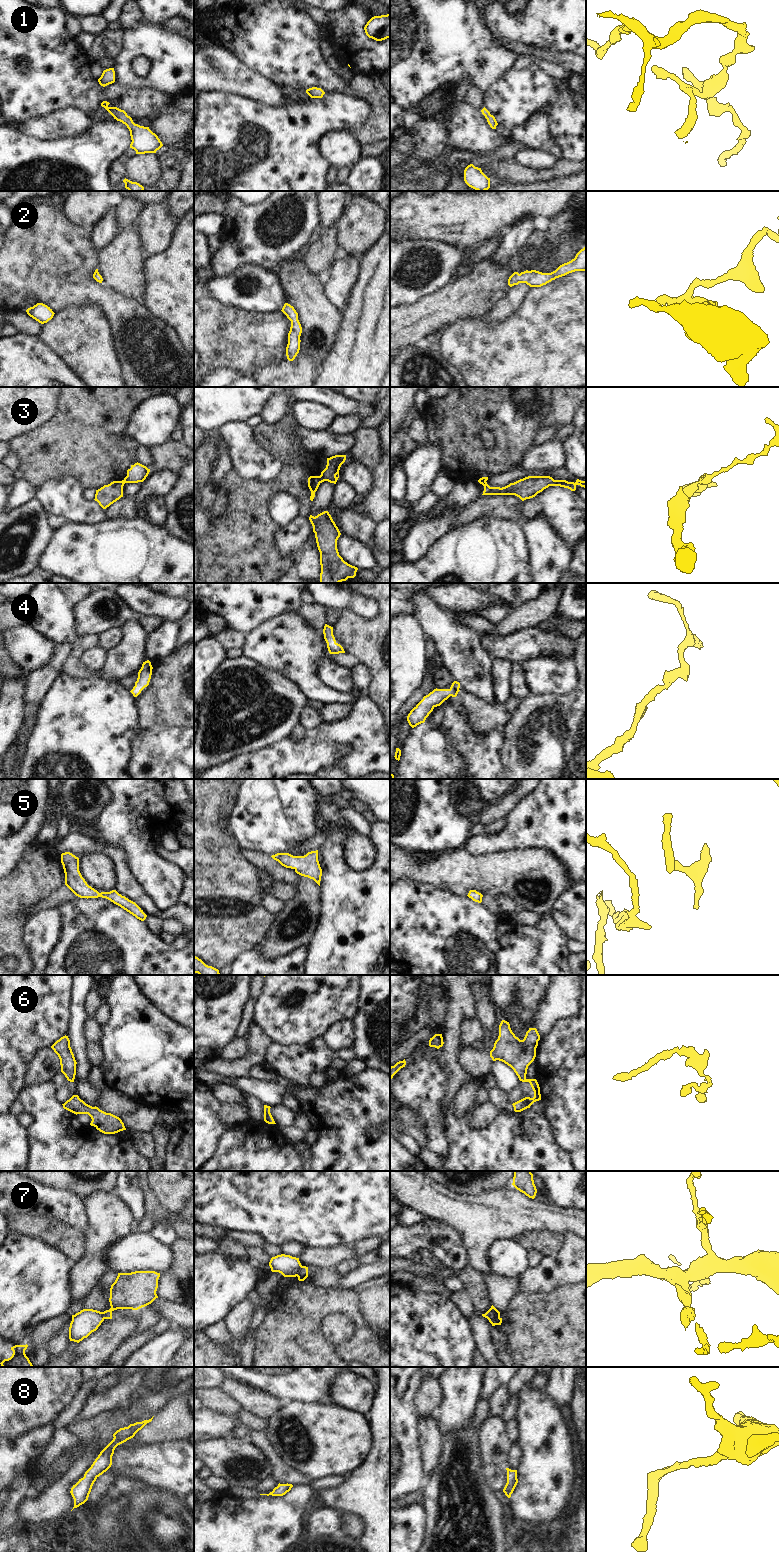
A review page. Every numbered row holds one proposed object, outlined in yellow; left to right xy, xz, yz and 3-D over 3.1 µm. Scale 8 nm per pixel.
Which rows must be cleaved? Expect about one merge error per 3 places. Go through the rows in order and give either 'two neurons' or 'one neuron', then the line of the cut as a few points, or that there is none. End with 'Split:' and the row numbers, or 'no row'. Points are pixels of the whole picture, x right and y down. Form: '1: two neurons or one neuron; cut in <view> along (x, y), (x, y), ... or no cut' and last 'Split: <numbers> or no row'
1: one neuron; no cut
2: one neuron; no cut
3: two neurons; cut in xz along (319, 476), (321, 482)
4: one neuron; no cut
5: one neuron; no cut
6: one neuron; no cut
7: two neurons; cut in xz along (302, 1266), (296, 1275)
8: one neuron; no cut
Split: 3, 7

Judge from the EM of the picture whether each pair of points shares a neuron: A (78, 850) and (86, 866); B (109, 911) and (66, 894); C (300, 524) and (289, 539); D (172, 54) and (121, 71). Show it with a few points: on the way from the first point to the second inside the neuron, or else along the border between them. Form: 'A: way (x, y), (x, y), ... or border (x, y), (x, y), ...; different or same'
A: border (105, 855), (98, 851), (89, 851), (78, 857); different
B: border (75, 895), (54, 907); different
C: way (299, 528), (293, 535); same
D: way (157, 48), (136, 48), (128, 56); same

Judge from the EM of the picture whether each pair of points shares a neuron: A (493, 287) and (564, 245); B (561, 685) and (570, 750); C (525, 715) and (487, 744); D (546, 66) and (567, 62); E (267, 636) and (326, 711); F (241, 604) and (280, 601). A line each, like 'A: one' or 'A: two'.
A: one
B: two
C: two
D: two
E: two
F: one

